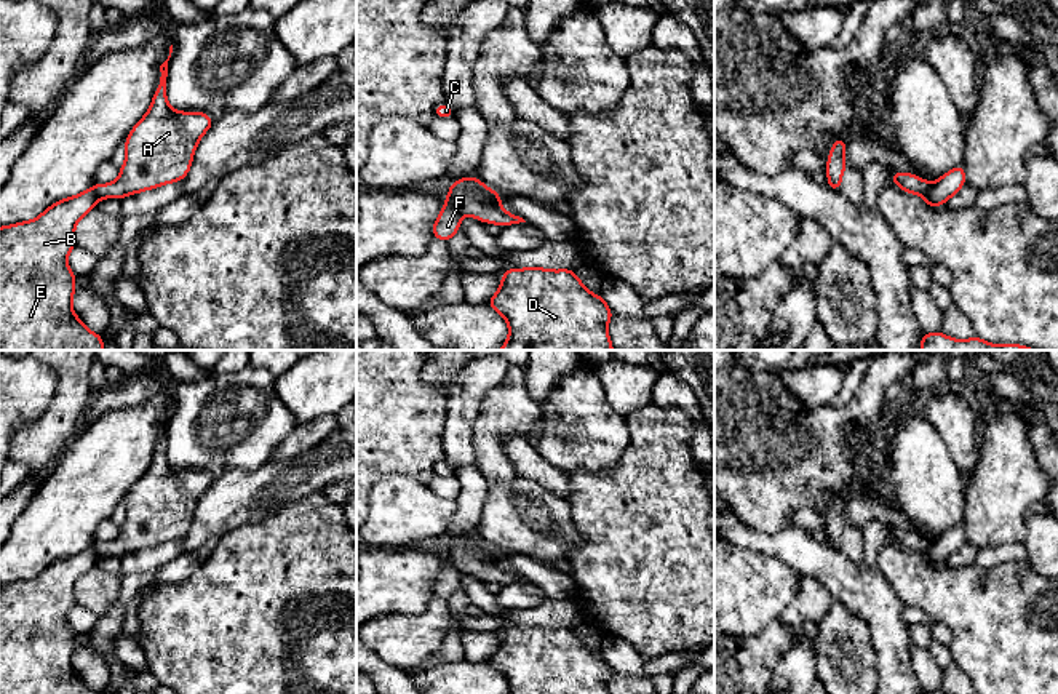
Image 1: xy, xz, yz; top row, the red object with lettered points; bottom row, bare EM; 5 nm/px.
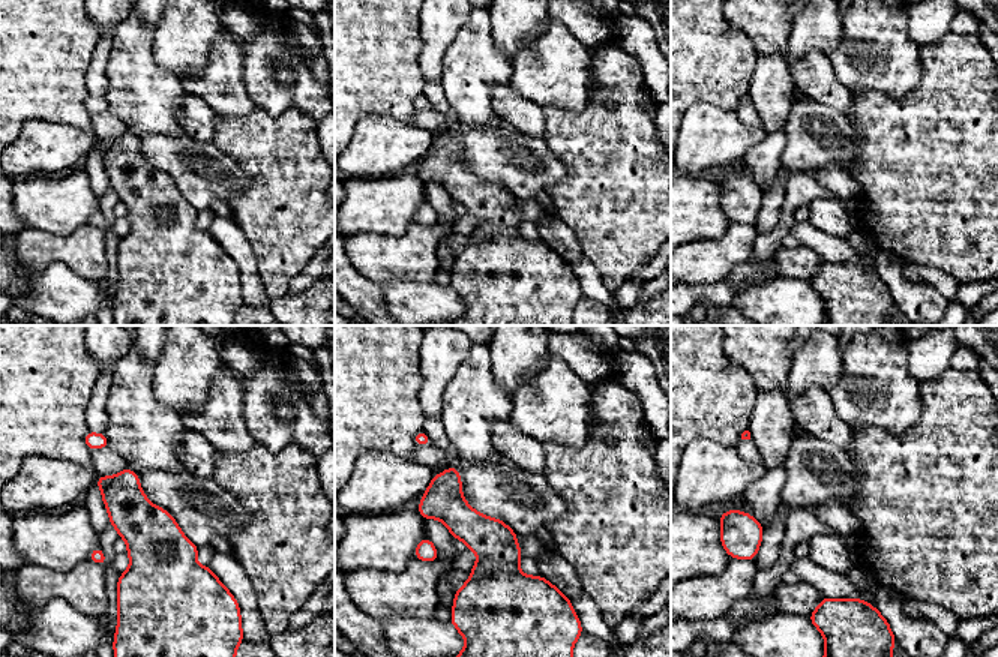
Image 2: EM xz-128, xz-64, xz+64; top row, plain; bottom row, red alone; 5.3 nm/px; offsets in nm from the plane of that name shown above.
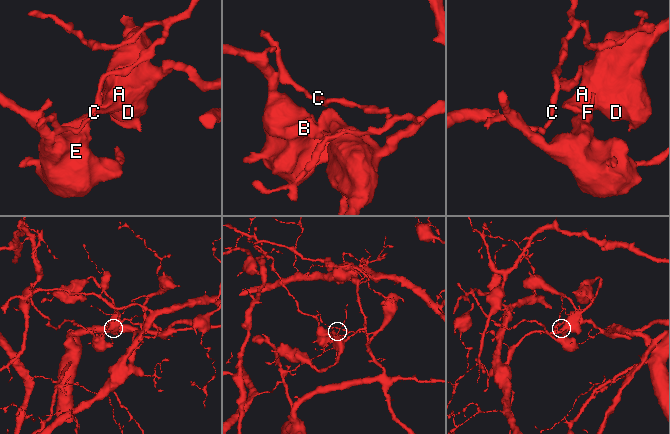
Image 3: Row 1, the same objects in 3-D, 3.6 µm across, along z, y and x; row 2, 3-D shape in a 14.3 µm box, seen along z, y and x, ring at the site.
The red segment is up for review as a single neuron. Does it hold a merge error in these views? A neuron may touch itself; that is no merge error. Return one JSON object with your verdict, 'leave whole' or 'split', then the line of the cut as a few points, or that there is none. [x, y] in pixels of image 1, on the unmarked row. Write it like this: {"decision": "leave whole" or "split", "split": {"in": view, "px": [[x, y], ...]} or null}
{"decision": "split", "split": {"in": "xz", "px": [[446, 558], [462, 571]]}}

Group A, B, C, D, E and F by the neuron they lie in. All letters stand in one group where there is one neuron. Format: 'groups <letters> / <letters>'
groups A C D / B E F

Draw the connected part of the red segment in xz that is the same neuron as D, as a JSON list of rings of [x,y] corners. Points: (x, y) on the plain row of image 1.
[[[507,627],[499,649],[486,662],[505,676],[508,694],[609,694],[614,673],[601,652],[582,643],[574,627]]]

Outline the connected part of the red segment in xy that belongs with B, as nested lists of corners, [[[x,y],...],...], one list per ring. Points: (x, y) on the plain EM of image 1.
[[[89,545],[78,553],[53,561],[32,579],[0,585],[0,694],[101,694],[91,691],[72,667],[70,659],[78,633],[67,624],[69,611],[77,606],[75,584],[97,564],[97,560],[99,553],[94,545]]]

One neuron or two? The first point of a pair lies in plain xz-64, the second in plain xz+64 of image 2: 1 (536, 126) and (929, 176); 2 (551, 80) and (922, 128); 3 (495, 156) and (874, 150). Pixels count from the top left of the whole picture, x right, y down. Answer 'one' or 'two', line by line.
1: two
2: two
3: two

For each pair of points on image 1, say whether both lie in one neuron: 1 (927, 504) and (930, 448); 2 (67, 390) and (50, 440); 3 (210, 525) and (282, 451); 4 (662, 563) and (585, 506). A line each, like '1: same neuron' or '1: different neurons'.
1: same neuron
2: same neuron
3: different neurons
4: same neuron

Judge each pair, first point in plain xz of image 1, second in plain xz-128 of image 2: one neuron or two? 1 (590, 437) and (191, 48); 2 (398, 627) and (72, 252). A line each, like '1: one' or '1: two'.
1: two
2: one

